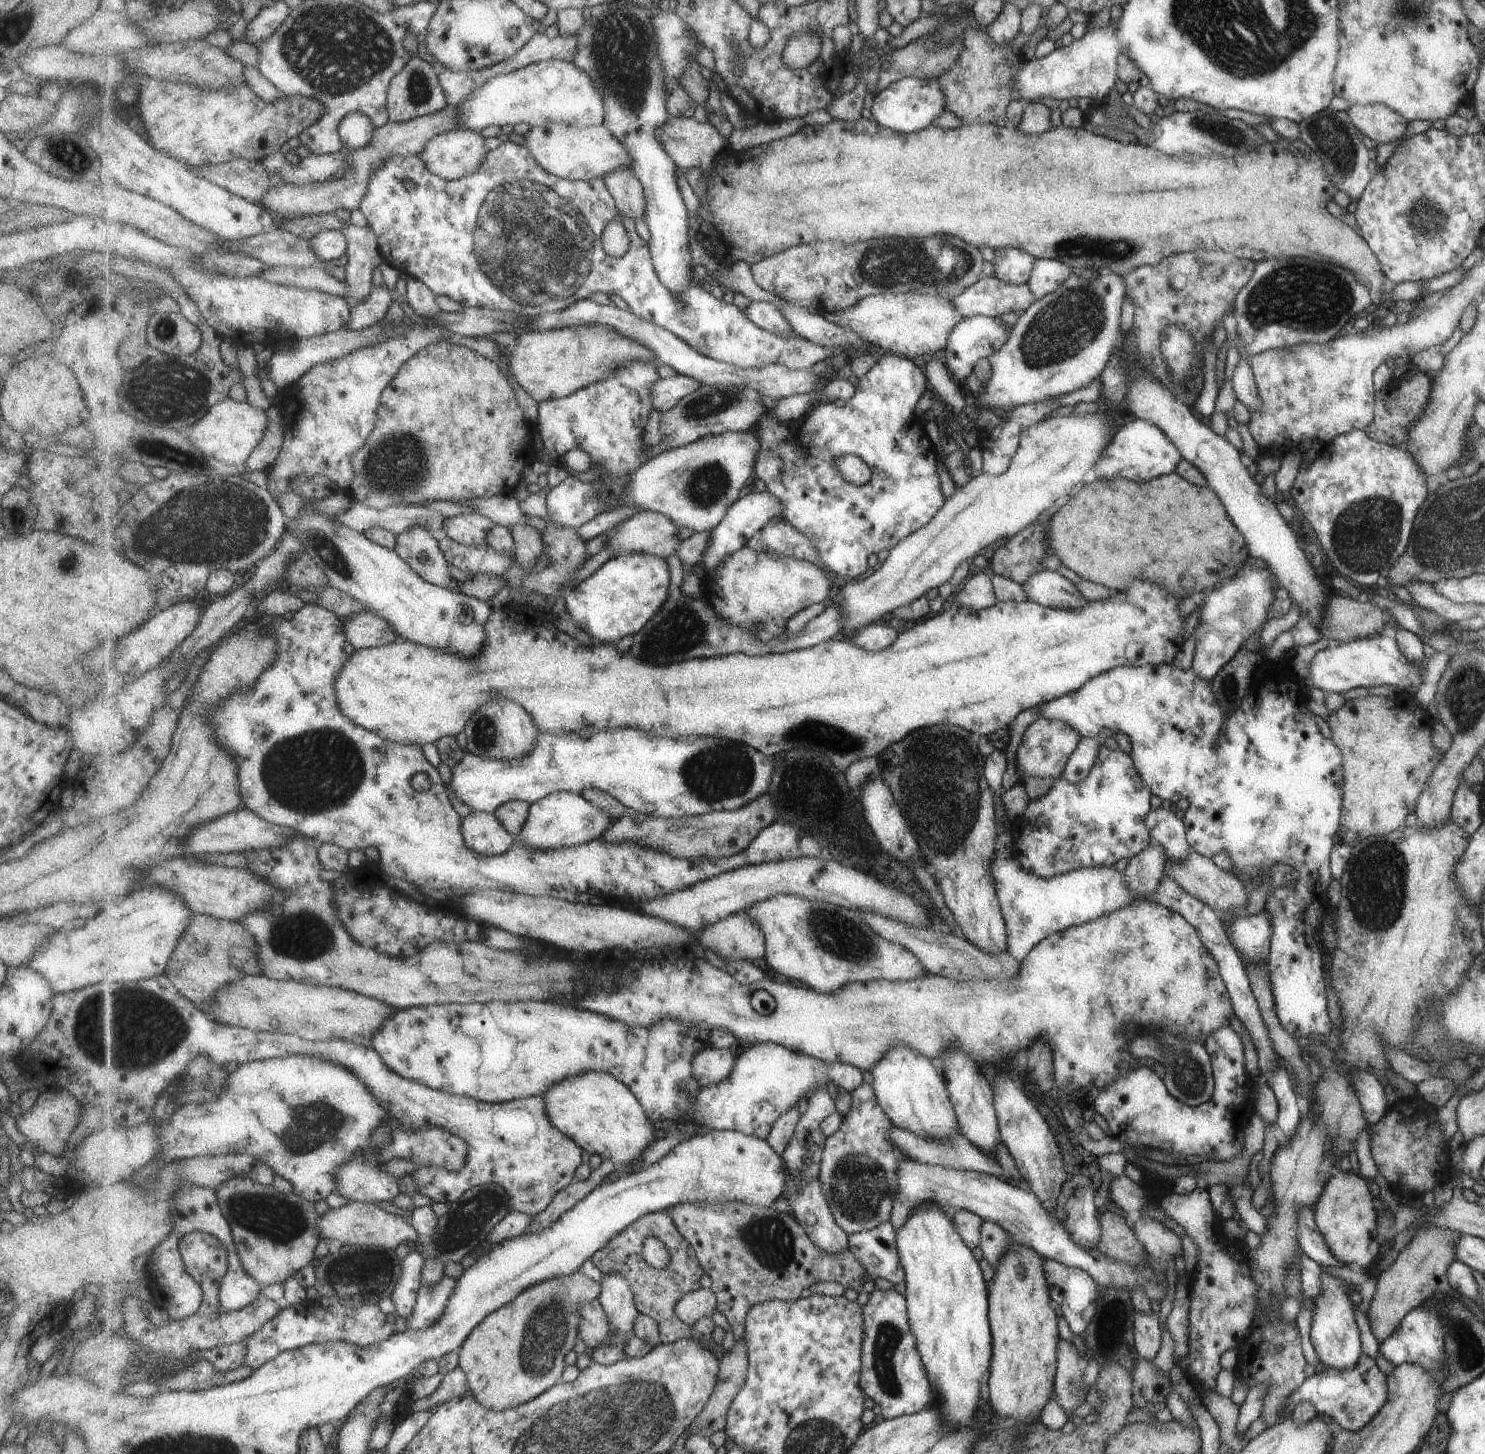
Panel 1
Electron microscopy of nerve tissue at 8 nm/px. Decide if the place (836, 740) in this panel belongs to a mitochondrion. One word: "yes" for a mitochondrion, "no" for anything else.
yes

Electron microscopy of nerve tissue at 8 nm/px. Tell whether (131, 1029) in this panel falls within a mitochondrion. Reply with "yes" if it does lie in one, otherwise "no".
yes

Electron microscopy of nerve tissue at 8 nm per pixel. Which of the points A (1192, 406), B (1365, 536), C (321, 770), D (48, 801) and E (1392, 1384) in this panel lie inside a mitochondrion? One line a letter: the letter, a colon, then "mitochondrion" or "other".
A: other
B: mitochondrion
C: mitochondrion
D: other
E: other

